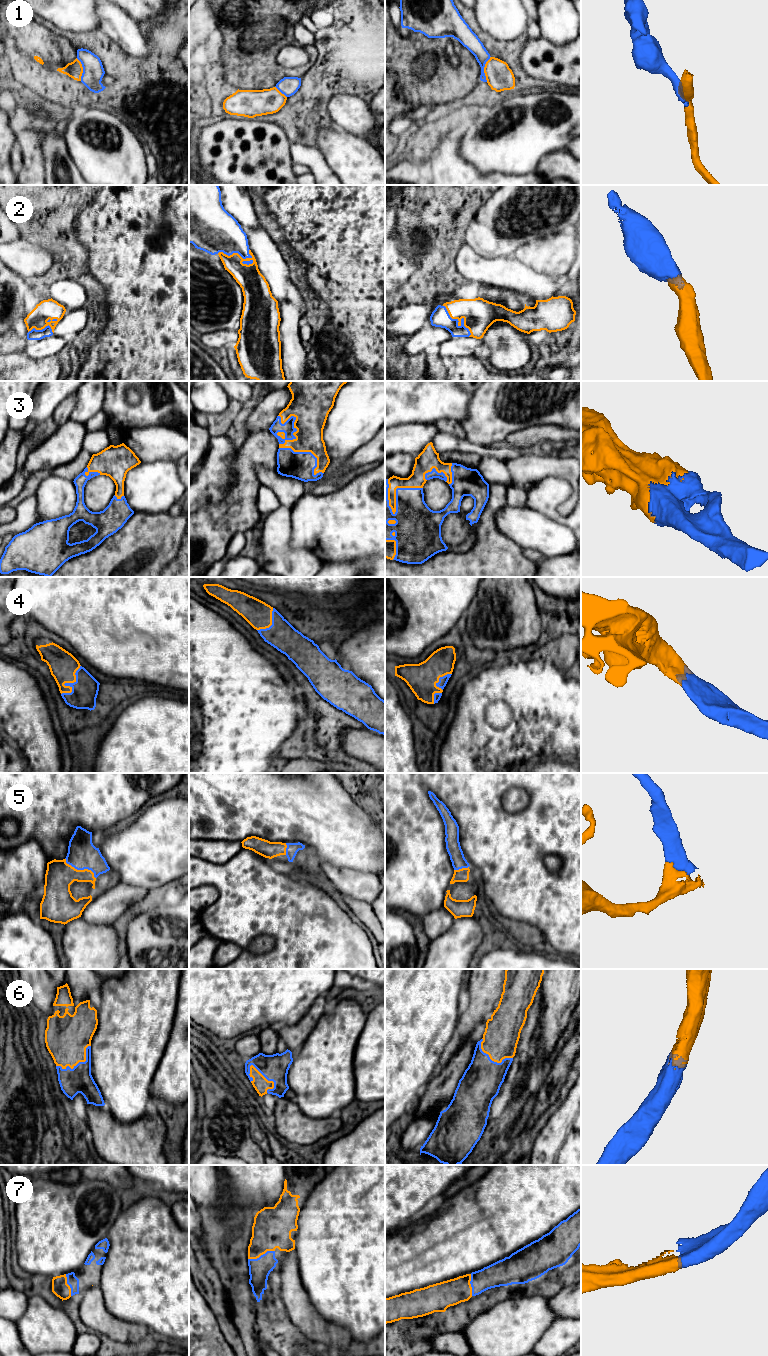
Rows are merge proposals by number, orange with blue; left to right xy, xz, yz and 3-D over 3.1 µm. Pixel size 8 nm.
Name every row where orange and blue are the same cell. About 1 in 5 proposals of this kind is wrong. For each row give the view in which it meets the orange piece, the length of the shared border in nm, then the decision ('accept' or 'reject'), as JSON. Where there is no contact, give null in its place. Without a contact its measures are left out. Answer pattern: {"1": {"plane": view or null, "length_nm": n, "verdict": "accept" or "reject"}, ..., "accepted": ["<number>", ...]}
{"1": {"plane": "yz", "length_nm": 220, "verdict": "reject"}, "2": {"plane": "xz", "length_nm": 300, "verdict": "accept"}, "3": {"plane": "xz", "length_nm": 260, "verdict": "accept"}, "4": {"plane": "xy", "length_nm": 280, "verdict": "accept"}, "5": {"plane": "xy", "length_nm": 300, "verdict": "accept"}, "6": {"plane": "xz", "length_nm": 260, "verdict": "accept"}, "7": {"plane": "xz", "length_nm": 220, "verdict": "accept"}, "accepted": ["2", "3", "4", "5", "6", "7"]}

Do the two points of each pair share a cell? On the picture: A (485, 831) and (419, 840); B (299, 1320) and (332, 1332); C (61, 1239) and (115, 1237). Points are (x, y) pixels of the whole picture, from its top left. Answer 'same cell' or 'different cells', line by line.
A: different cells
B: same cell
C: different cells

